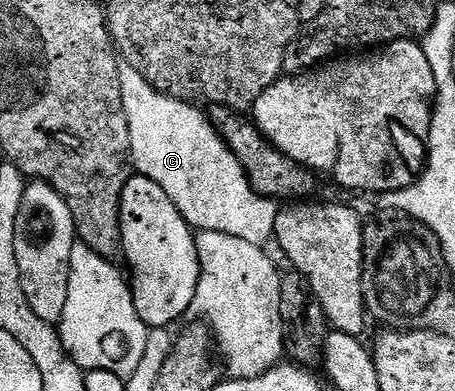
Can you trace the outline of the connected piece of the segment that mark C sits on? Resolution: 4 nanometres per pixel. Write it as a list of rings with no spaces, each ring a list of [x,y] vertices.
[[[119,63],[119,82],[123,94],[123,110],[127,114],[131,130],[134,169],[140,175],[151,178],[151,182],[159,182],[159,186],[163,186],[163,190],[173,200],[174,206],[181,211],[181,217],[197,232],[235,234],[243,238],[243,242],[268,245],[268,240],[270,243],[274,239],[278,201],[268,196],[260,196],[253,189],[244,166],[225,145],[225,139],[211,123],[210,117],[206,113],[204,116],[197,109],[200,107],[194,106],[188,100],[177,100],[174,96],[165,96],[162,92],[155,91],[136,63]]]

